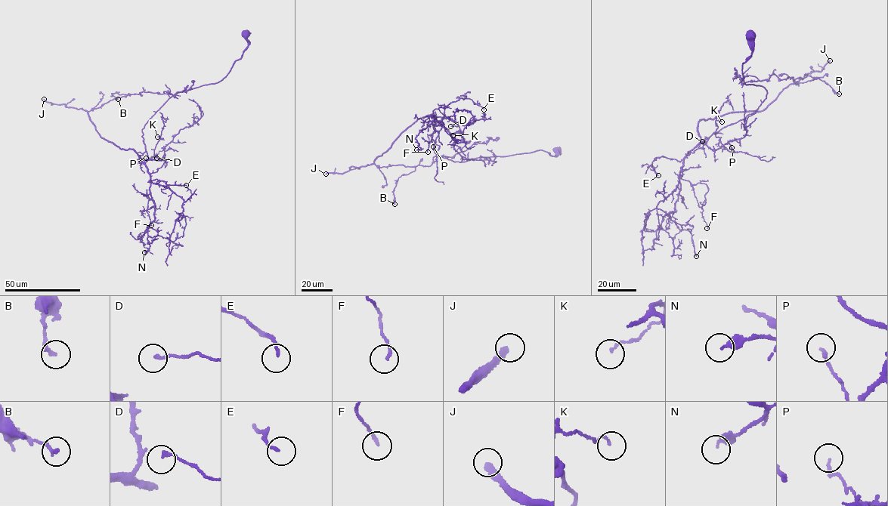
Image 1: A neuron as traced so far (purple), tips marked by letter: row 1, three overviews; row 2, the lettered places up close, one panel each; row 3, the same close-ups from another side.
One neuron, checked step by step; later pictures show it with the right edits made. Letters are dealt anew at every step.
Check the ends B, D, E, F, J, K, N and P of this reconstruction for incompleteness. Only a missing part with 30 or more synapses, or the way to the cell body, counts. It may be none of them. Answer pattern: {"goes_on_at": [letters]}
{"goes_on_at": ["J"]}

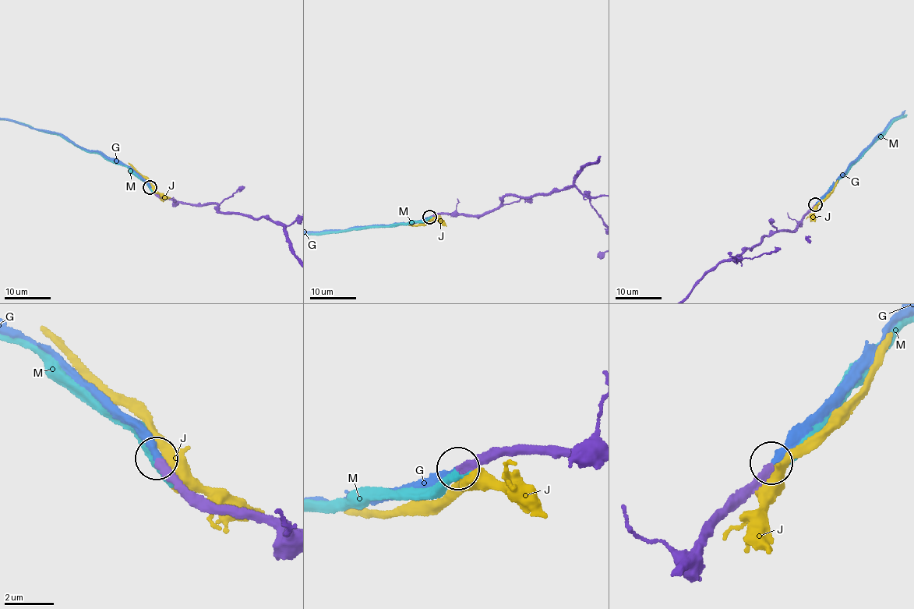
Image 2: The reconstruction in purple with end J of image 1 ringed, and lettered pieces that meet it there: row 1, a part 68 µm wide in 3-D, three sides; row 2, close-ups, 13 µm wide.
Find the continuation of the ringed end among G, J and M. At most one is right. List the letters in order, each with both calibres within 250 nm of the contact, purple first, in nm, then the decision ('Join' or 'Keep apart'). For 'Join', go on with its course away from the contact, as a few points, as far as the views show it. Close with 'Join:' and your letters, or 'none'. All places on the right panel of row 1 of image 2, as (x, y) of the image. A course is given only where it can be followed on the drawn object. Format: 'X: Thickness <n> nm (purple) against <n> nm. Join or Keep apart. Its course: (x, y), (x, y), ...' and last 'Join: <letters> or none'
G: Thickness 340 nm (purple) against 320 nm. Join
J: Thickness 400 nm (purple) against 550 nm. Keep apart
M: Thickness 400 nm (purple) against 400 nm. Keep apart
Join: G

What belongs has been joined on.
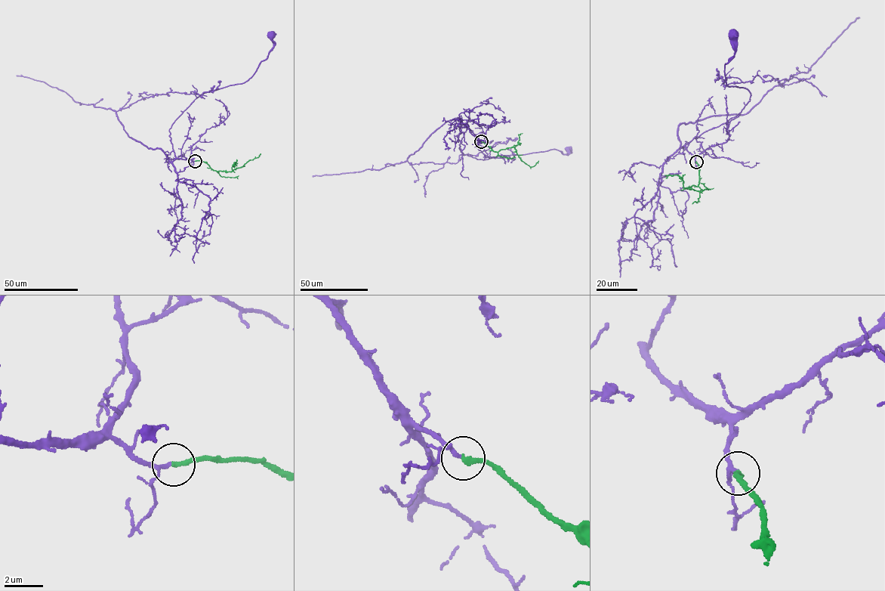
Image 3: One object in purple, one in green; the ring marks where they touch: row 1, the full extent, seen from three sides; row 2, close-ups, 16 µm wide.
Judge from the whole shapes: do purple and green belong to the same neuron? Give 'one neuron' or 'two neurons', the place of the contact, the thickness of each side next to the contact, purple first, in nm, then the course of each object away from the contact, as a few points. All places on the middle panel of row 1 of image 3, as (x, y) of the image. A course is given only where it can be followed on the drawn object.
one neuron; place (481, 141); calibres 170 and 240 nm; course purple (481, 141), (468, 128), (458, 148), (461, 151), (477, 159), (553, 149), (566, 154), (568, 150); course green (481, 141), (497, 152), (513, 146), (520, 160), (529, 166), (533, 166), (538, 160)

